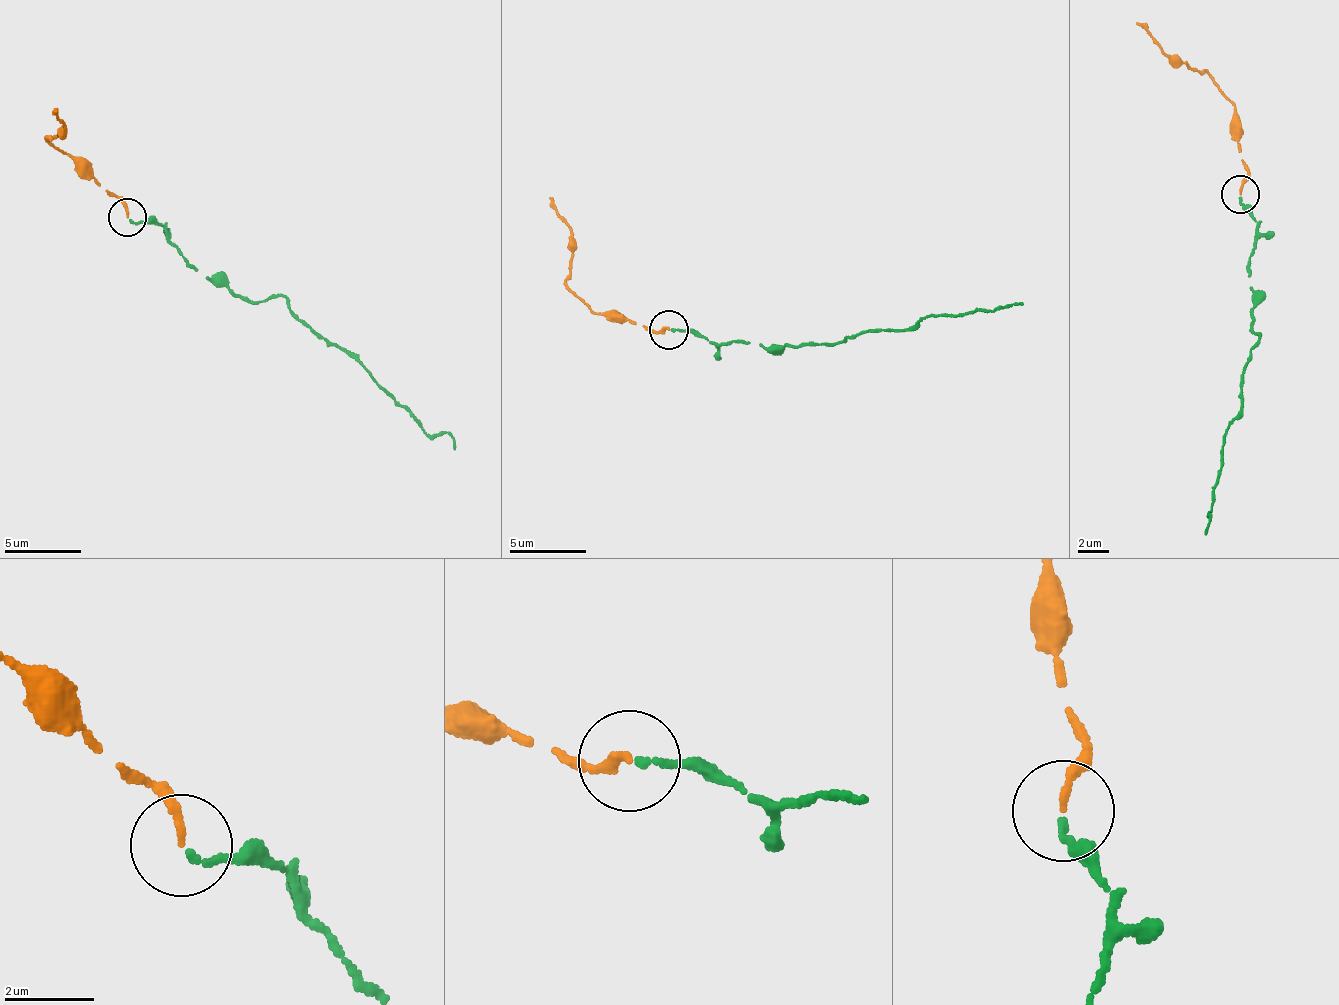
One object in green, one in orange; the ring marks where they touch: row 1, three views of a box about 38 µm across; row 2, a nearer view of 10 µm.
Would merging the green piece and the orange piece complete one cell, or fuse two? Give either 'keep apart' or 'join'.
join

